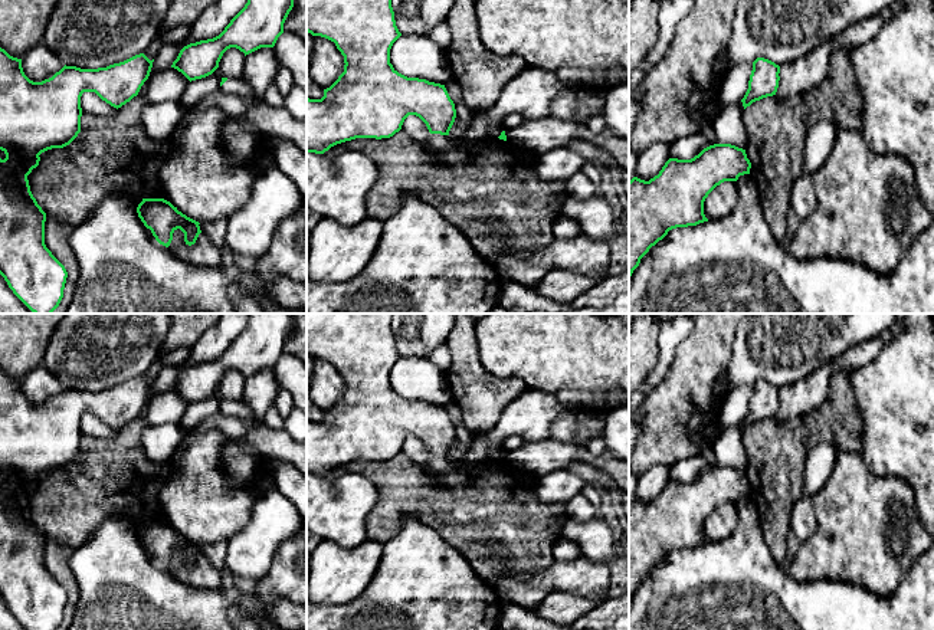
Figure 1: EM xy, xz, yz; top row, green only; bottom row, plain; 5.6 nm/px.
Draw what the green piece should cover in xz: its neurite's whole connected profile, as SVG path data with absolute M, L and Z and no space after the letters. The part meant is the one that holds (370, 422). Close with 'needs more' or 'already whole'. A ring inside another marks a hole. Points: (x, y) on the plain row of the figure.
M307 314L307 354L335 365L344 378L344 394L321 421L307 420L307 475L324 476L331 469L355 460L390 460L409 437L419 439L430 456L449 457L456 440L455 426L445 407L399 396L390 385L390 371L402 358L391 329L393 314Z | already whole

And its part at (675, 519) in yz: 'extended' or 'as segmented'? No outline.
as segmented

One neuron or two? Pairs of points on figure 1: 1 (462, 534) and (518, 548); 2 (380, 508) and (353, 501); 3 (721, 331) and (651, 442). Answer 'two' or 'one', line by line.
1: one
2: two
3: one

